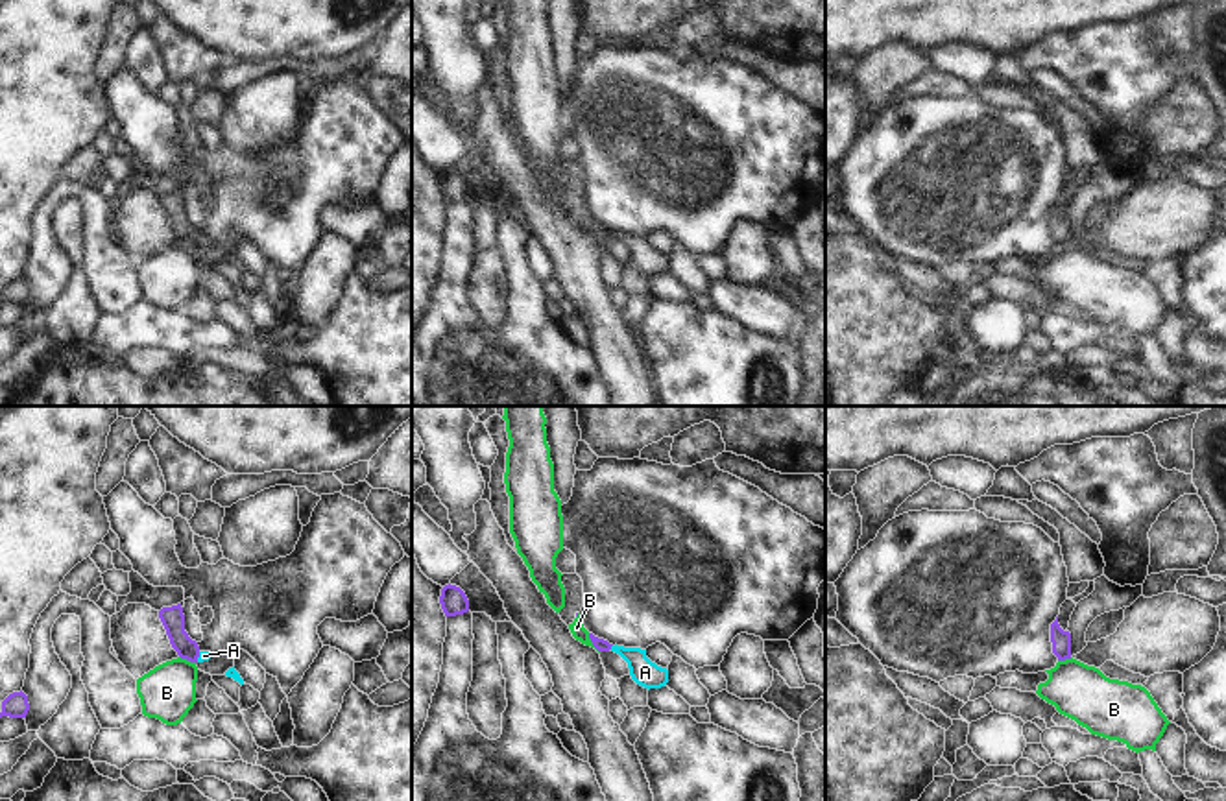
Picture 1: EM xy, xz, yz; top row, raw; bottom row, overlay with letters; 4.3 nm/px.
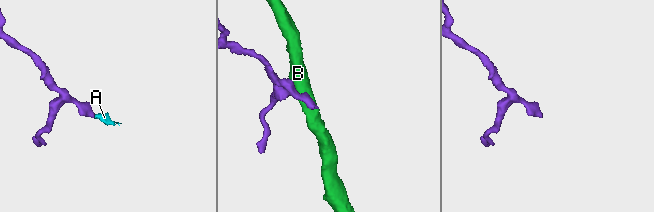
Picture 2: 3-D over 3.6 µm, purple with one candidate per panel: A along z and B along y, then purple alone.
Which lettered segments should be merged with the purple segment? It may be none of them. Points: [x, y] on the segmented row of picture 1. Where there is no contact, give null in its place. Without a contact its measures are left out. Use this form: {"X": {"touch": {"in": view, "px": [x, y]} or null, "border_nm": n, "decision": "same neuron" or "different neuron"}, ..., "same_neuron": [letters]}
{"A": {"touch": {"in": "xz", "px": [612, 645]}, "border_nm": 30, "decision": "same neuron"}, "B": {"touch": {"in": "xz", "px": [591, 641]}, "border_nm": 100, "decision": "different neuron"}, "same_neuron": ["A"]}

